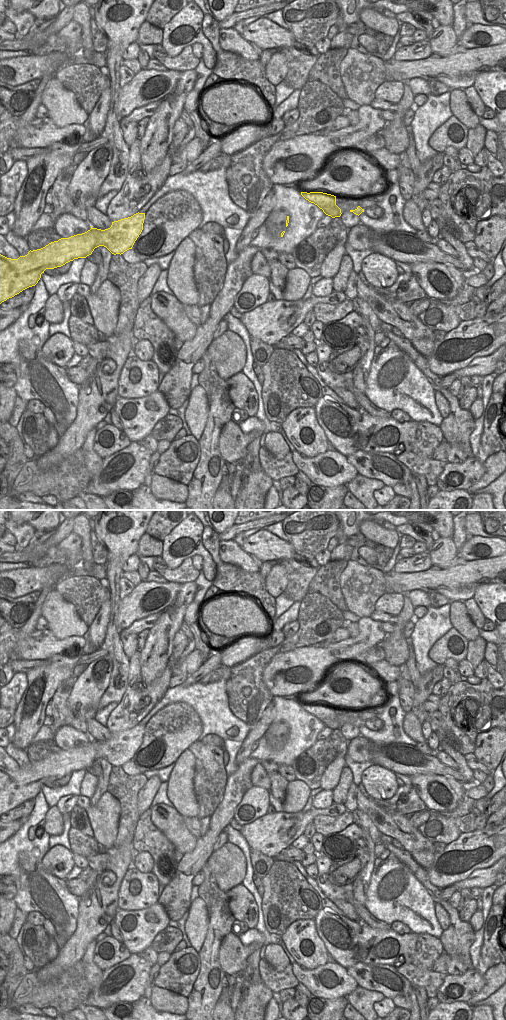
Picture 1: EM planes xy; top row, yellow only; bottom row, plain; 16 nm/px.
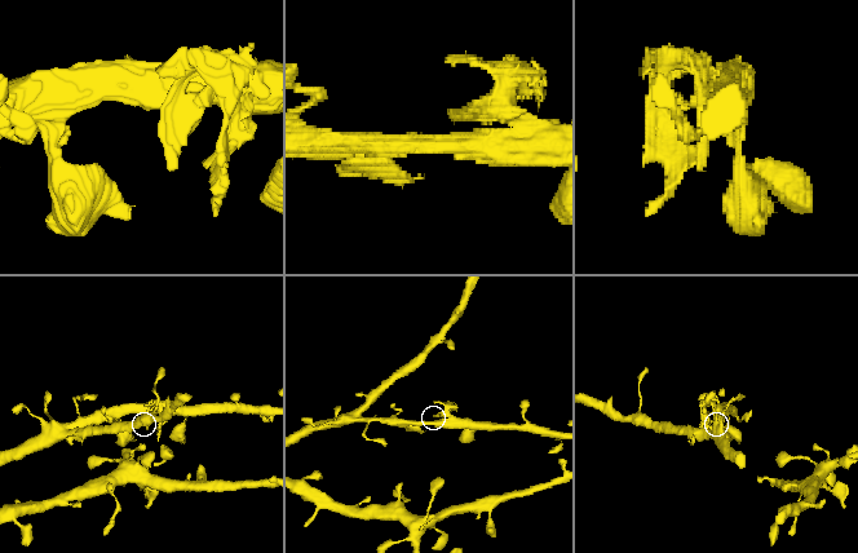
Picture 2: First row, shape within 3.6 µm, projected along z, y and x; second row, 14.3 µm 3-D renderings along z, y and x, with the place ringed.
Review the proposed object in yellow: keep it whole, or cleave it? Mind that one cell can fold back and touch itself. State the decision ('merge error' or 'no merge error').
merge error

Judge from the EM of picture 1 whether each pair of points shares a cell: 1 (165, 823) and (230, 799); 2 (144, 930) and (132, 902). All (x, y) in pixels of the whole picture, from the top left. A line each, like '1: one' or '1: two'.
1: two
2: two

